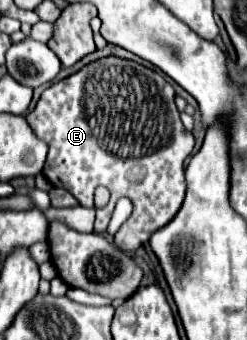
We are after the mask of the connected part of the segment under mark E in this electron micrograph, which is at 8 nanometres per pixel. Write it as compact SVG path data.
M109 56L91 62L73 76L49 86L41 94L35 110L27 114L29 126L43 142L49 144L43 174L53 186L61 186L71 192L85 208L93 208L93 192L97 186L107 186L111 190L109 204L105 208L97 208L95 232L105 232L115 202L119 198L127 196L133 202L133 212L129 220L119 228L113 238L115 246L119 246L119 250L123 252L137 250L139 246L149 242L155 230L173 220L185 198L185 160L191 154L195 140L193 134L183 128L173 96L173 86L159 72L131 60Z

